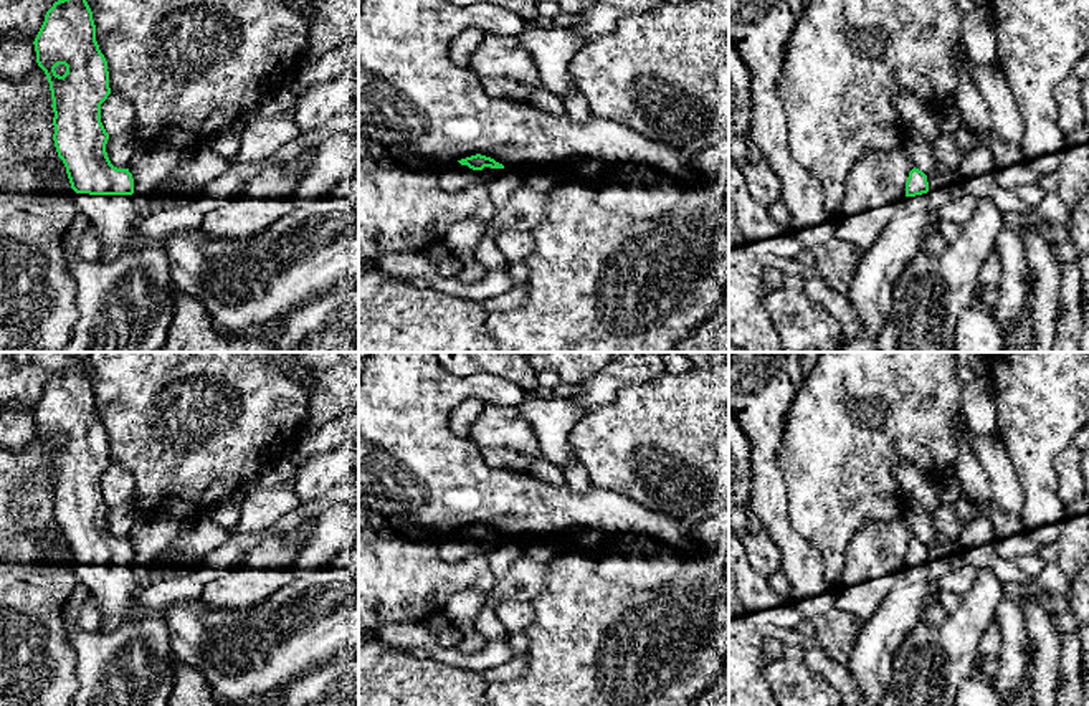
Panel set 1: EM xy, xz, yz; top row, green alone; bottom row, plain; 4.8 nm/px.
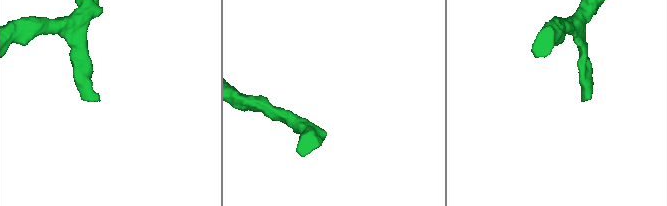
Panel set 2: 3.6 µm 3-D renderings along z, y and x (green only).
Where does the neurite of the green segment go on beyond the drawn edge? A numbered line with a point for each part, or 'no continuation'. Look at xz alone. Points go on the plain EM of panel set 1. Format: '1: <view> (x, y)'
1: xz (455, 546)

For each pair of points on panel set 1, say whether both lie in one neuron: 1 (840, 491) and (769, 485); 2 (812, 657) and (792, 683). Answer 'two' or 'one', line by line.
1: two
2: two

